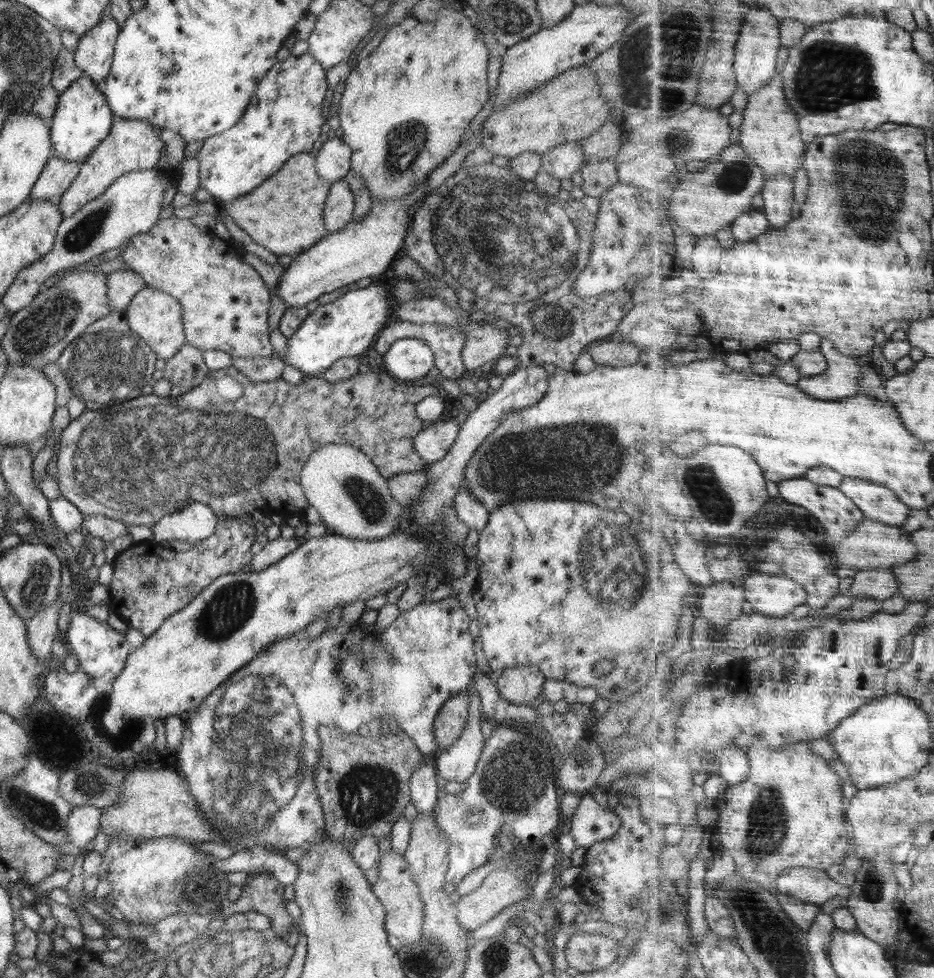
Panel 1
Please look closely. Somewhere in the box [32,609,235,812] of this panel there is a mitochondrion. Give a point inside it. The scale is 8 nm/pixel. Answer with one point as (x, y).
(93, 785)

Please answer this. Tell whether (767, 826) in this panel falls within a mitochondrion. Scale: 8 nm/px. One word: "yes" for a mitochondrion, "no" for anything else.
yes

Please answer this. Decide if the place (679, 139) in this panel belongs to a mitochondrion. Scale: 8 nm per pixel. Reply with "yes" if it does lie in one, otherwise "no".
yes

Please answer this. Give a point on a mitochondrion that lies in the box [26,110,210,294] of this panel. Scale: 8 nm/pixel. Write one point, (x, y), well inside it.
(81, 235)

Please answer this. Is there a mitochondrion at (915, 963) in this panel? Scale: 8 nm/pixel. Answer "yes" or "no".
no

